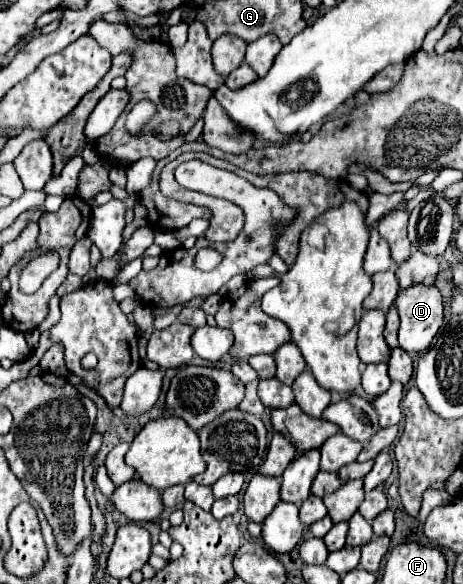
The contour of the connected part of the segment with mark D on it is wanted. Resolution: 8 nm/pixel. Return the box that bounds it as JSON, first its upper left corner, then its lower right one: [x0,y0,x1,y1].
[394,285,444,357]

